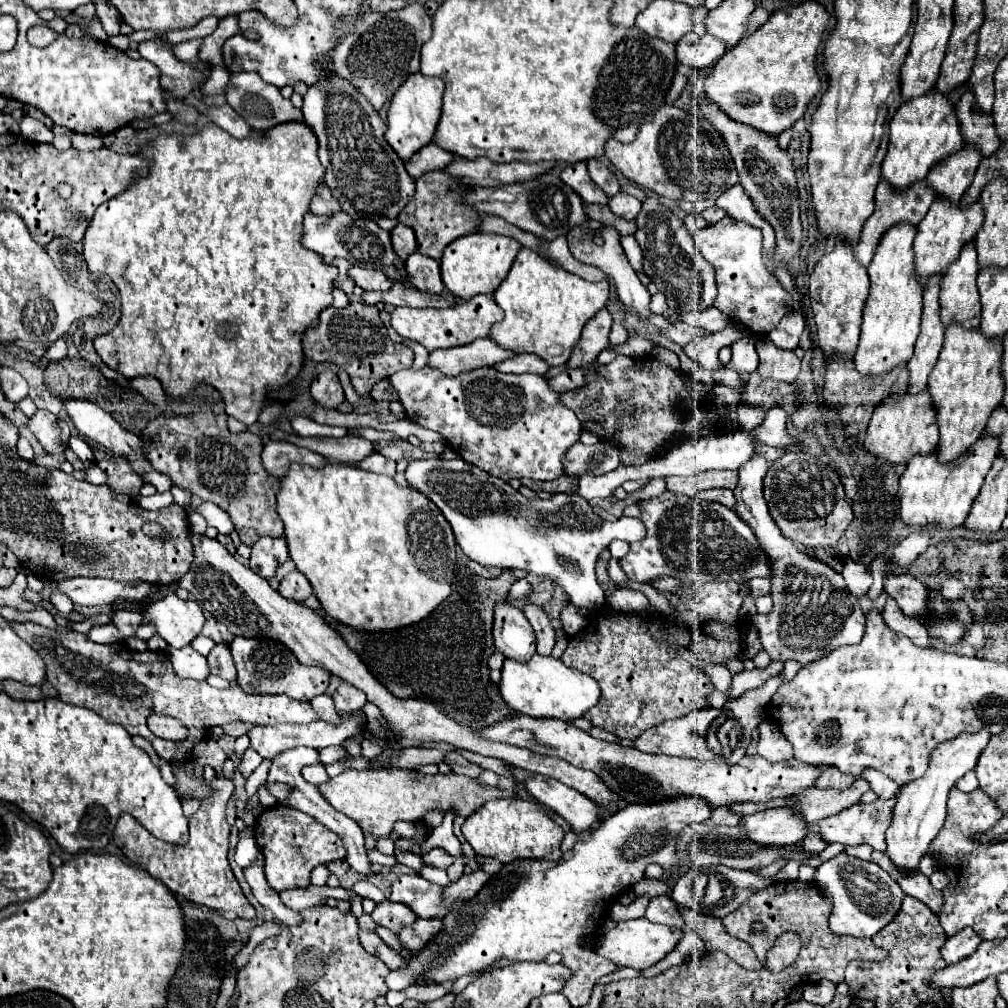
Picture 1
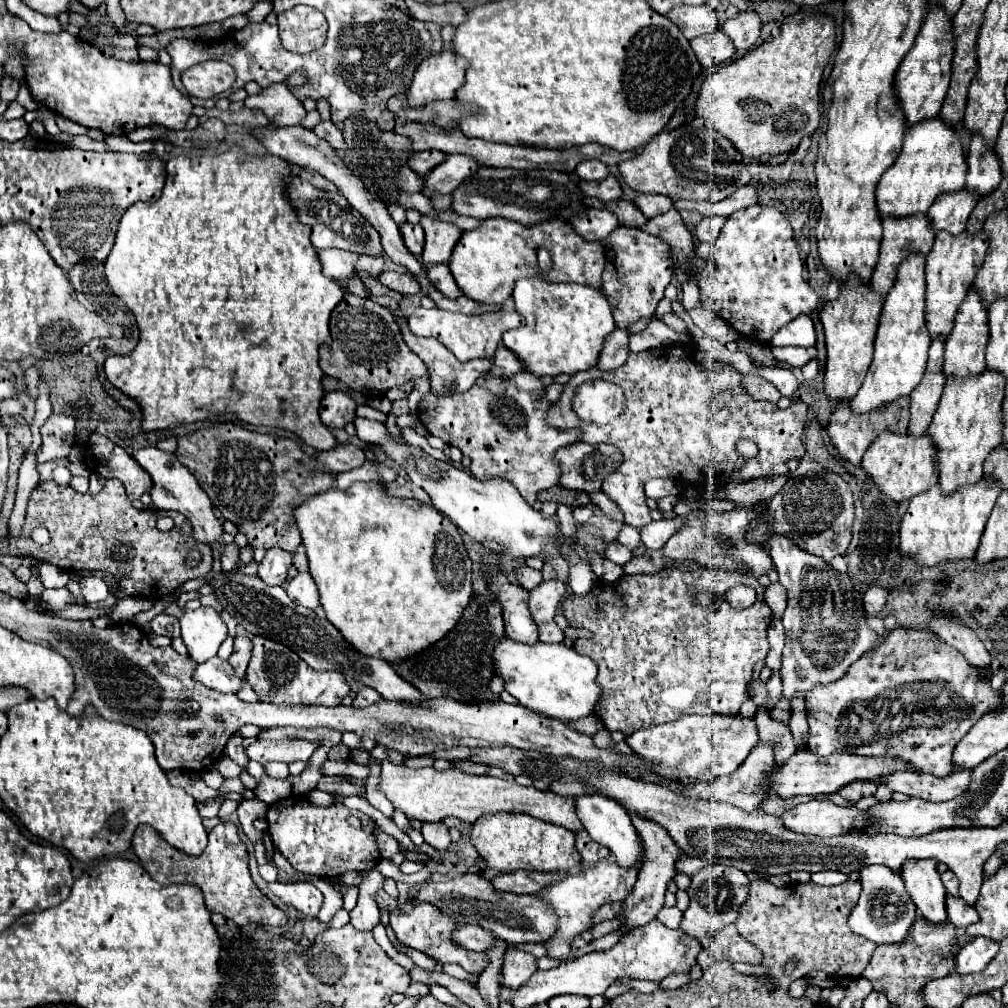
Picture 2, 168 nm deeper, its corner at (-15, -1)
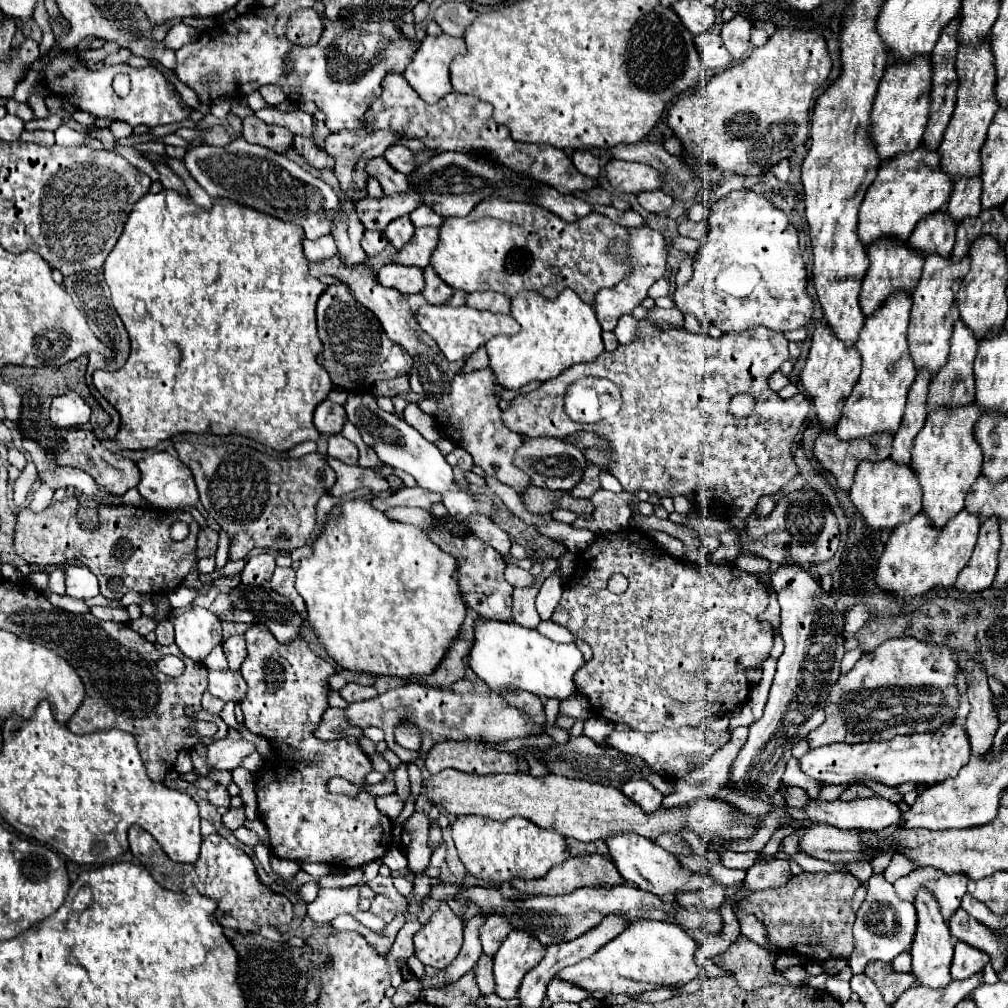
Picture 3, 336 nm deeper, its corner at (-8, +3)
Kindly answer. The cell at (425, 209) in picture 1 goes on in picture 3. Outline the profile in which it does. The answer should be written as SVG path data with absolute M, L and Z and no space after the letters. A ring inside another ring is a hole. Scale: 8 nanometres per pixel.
M435 227L415 229L415 235L409 241L409 245L405 245L403 249L397 251L395 263L415 265L415 267L425 269L429 265L433 249L437 247L437 241L439 241L439 229L435 229Z

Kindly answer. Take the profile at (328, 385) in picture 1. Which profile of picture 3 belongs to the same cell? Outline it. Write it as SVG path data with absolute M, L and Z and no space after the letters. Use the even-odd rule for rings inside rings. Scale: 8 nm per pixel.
M325 399L325 401L315 409L315 415L313 415L313 423L315 423L317 431L319 431L319 433L327 433L327 435L341 433L345 421L347 421L347 415L345 415L343 405L331 403L329 399Z

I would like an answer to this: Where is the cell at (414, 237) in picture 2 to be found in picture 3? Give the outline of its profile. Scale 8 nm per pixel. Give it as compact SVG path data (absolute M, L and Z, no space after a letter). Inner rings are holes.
M407 215L399 217L399 219L393 219L387 227L385 227L385 237L389 239L389 243L395 247L395 249L401 249L411 237L413 237L413 223Z

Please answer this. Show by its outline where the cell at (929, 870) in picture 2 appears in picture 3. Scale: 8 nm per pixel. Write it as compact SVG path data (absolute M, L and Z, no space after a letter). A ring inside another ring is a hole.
M917 891L917 899L915 899L915 909L917 909L917 935L911 947L911 973L915 975L917 985L921 987L929 987L929 989L943 989L951 983L951 959L953 959L953 943L951 943L951 933L949 927L945 923L945 919L941 917L937 903L933 901L933 895L929 891Z

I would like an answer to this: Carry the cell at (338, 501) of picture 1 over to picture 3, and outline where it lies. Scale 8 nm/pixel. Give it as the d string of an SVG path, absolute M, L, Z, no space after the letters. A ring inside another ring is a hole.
M367 499L341 501L339 505L341 505L341 517L331 519L331 515L327 515L327 523L325 523L321 535L311 539L313 555L303 559L301 567L297 569L295 589L303 597L303 601L307 603L307 623L311 625L313 633L317 635L317 639L319 639L321 647L327 651L327 655L331 659L335 659L335 663L347 671L363 673L363 675L389 675L389 677L399 677L399 679L409 679L409 677L433 673L437 669L437 663L441 663L441 659L445 657L445 651L451 647L453 639L461 633L465 611L467 611L465 603L461 601L461 593L459 593L459 585L457 585L457 577L455 577L455 571L457 571L455 559L449 553L435 547L435 543L427 537L427 533L421 527L403 525L403 523L387 519L385 513L373 509Z

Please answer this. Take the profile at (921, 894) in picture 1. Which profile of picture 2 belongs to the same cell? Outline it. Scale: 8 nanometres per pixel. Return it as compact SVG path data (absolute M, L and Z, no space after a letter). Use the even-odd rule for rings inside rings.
M946 893L946 907L948 907L948 921L954 925L954 927L968 927L972 923L978 921L978 913L972 905L964 903L964 899L960 897L954 897L954 895L948 895Z

